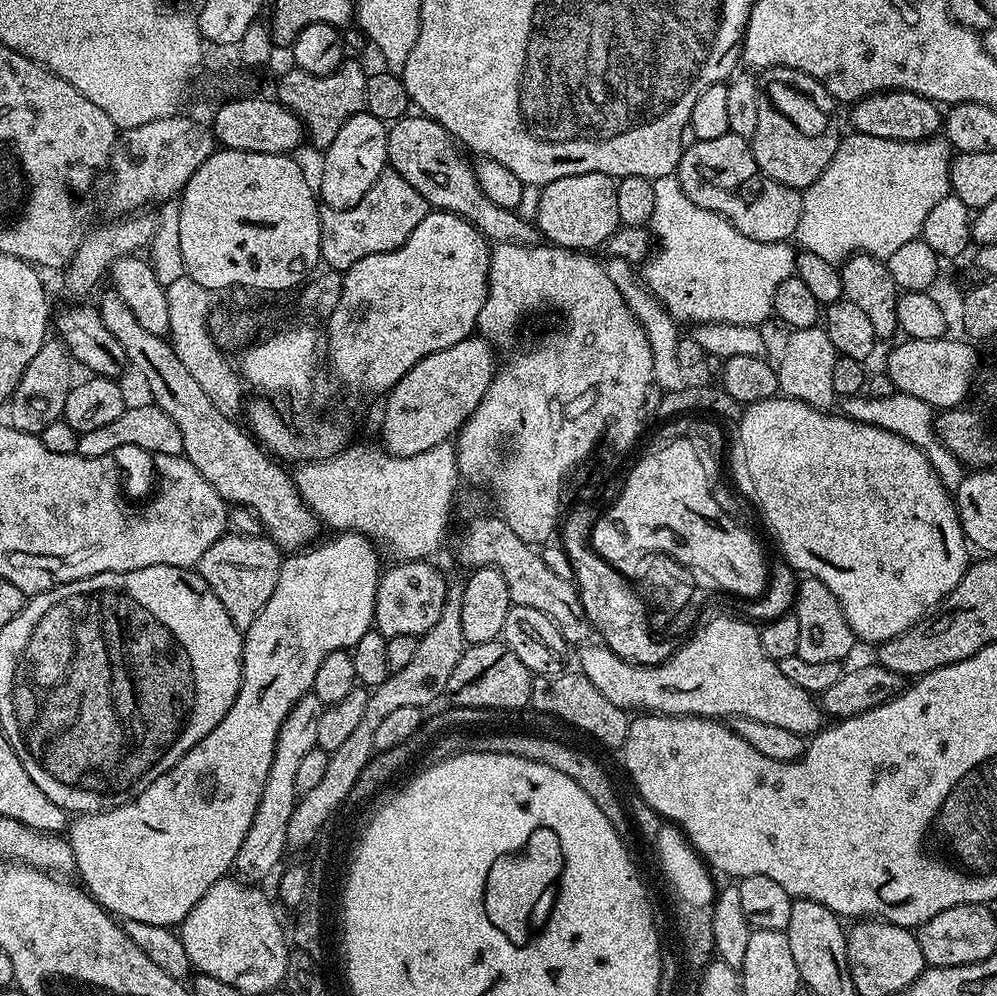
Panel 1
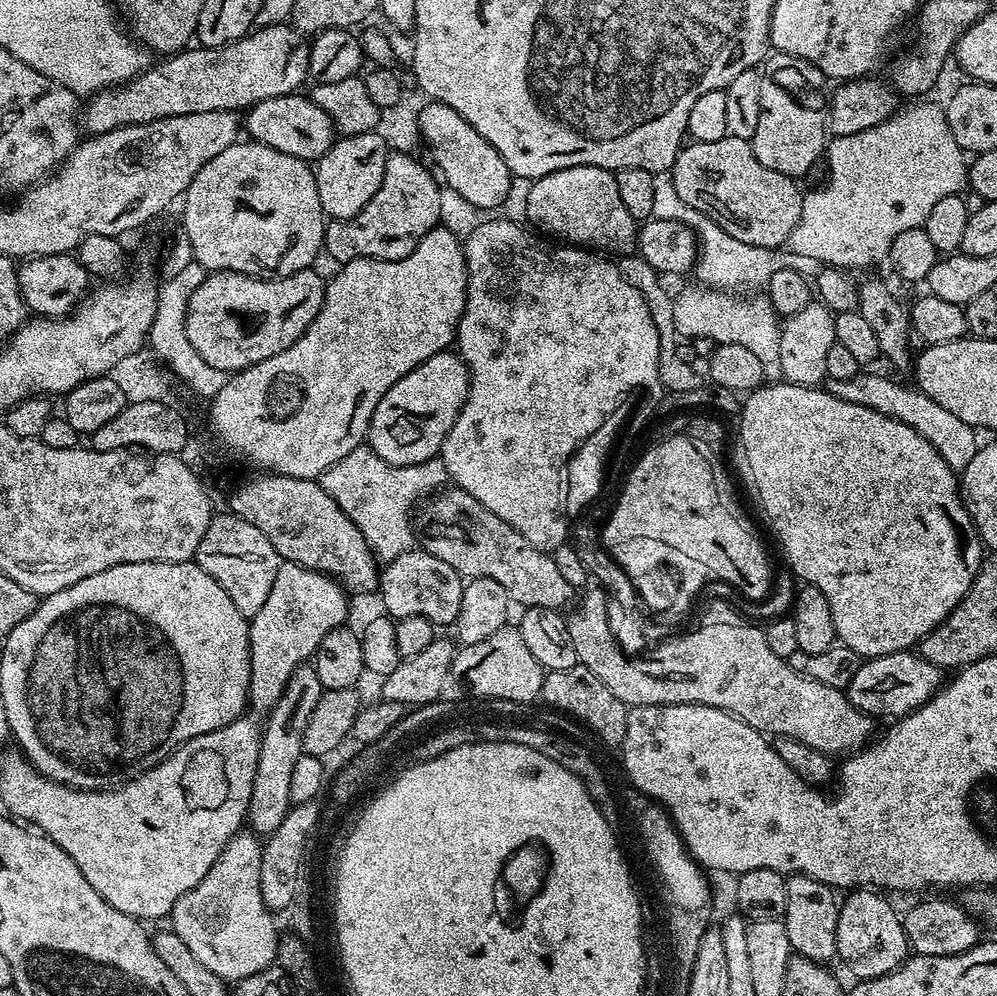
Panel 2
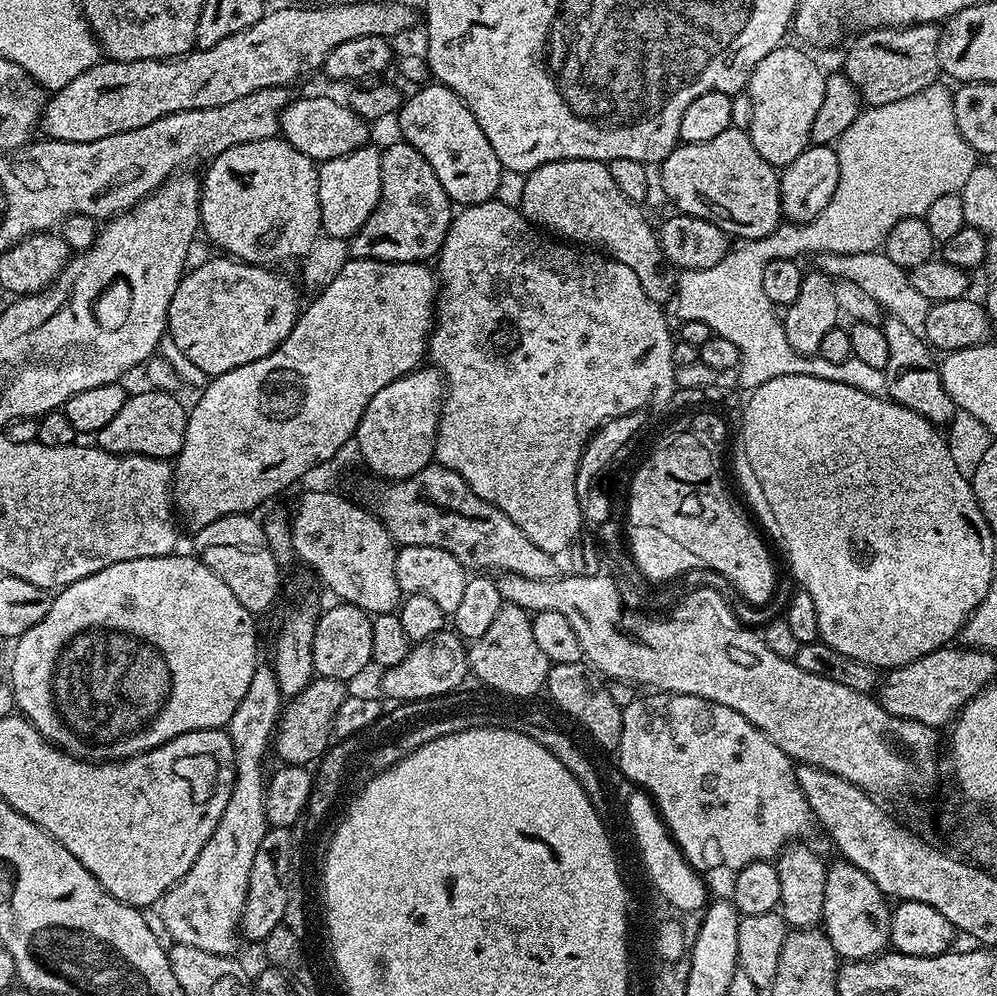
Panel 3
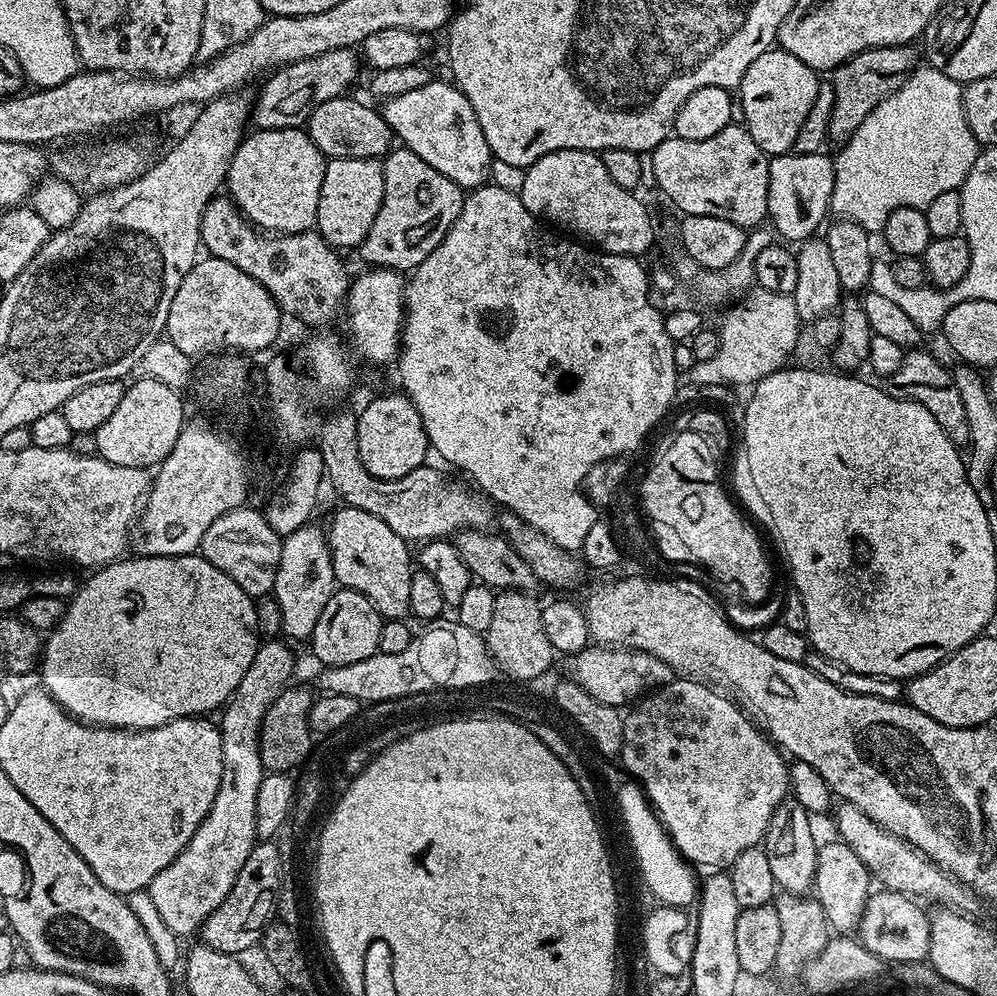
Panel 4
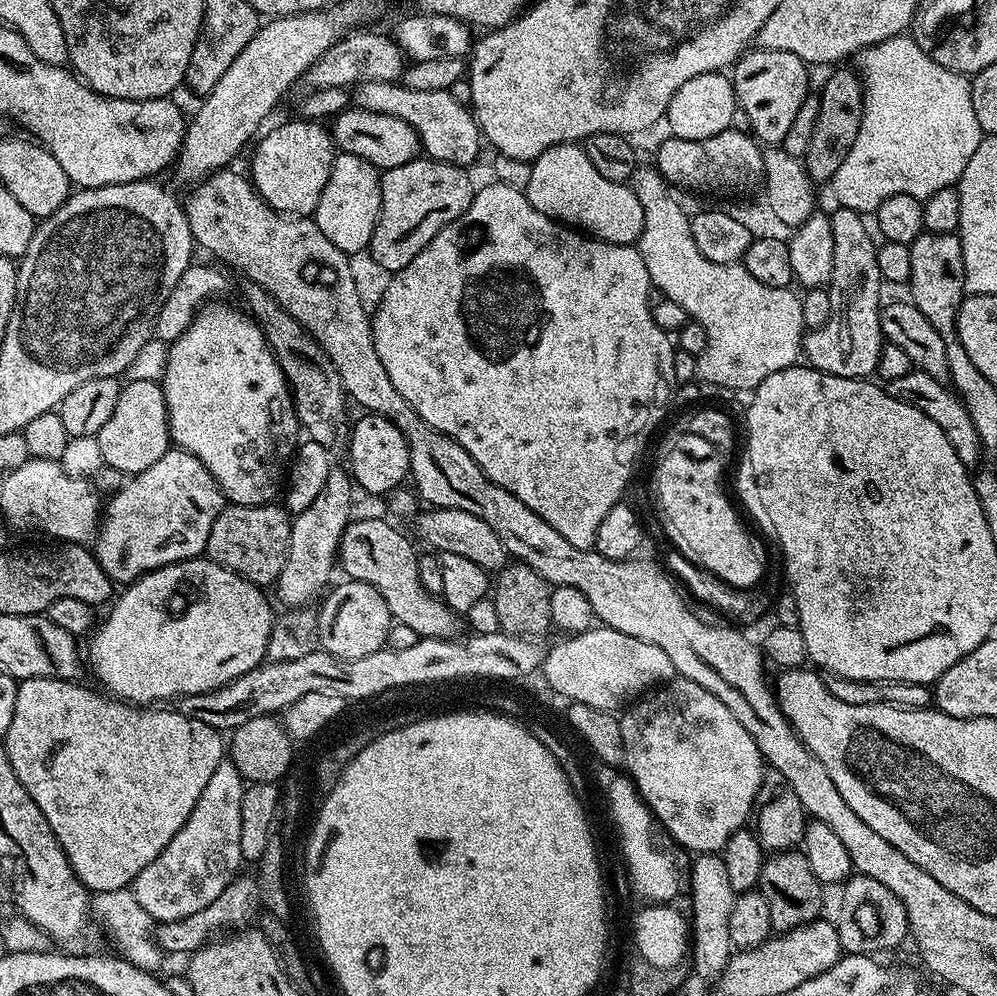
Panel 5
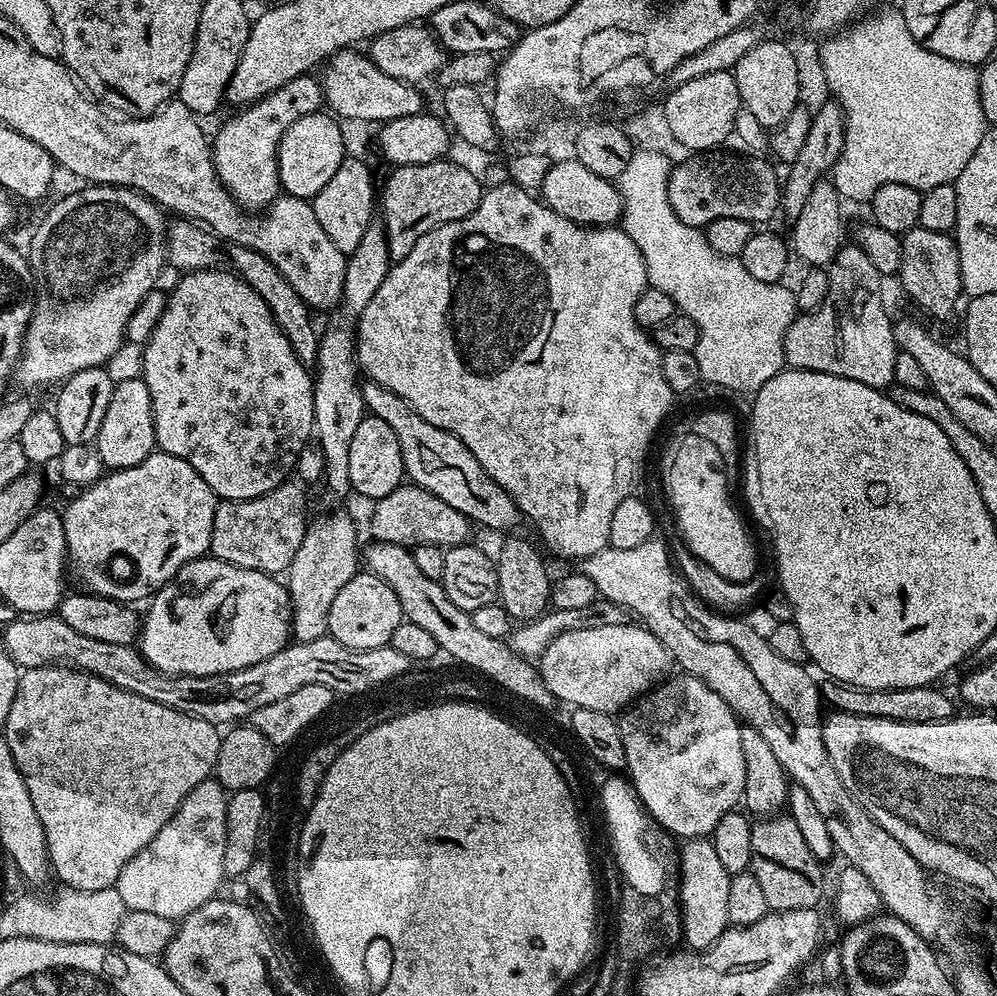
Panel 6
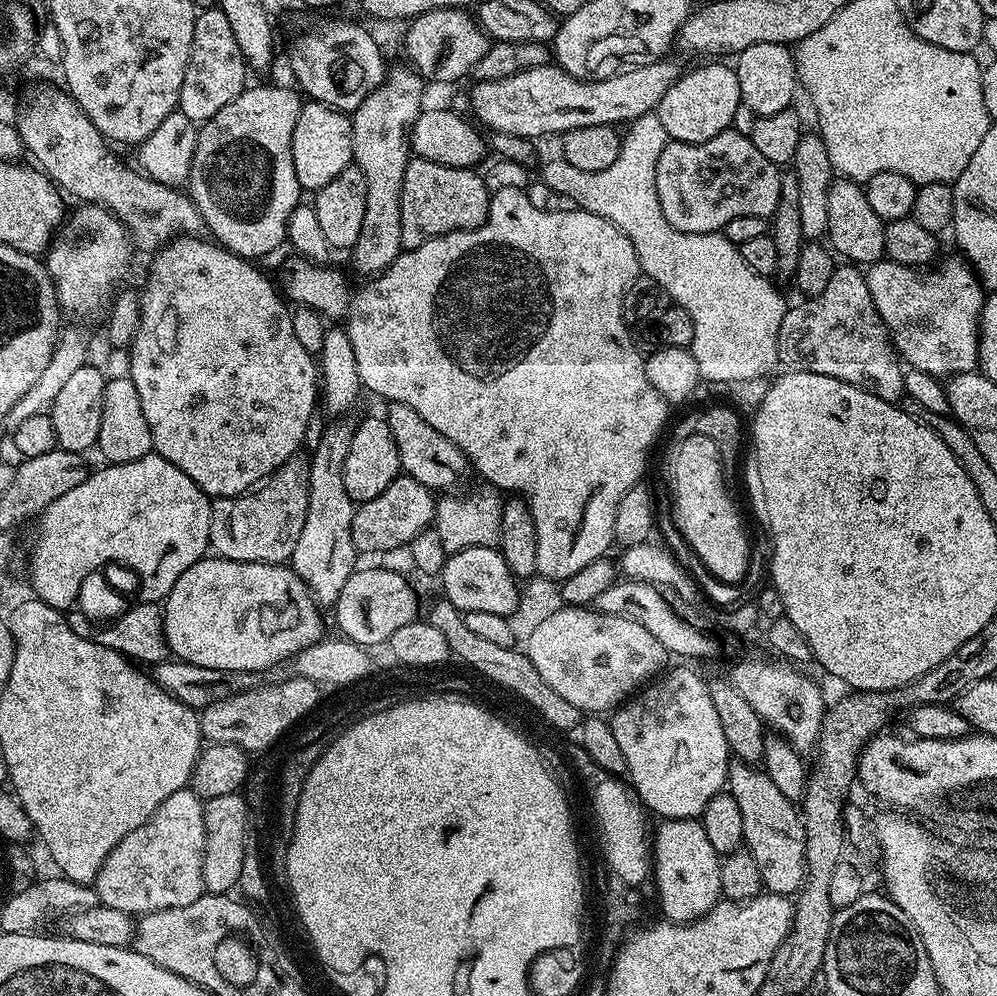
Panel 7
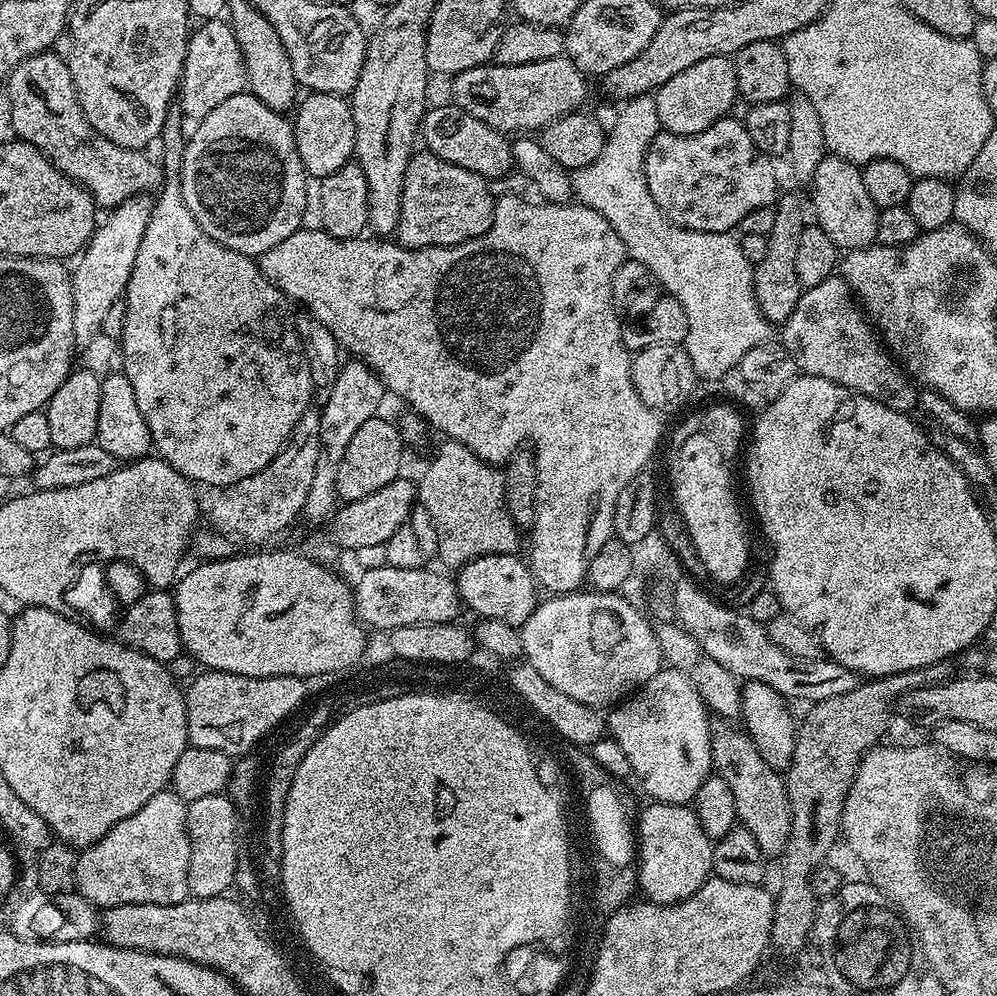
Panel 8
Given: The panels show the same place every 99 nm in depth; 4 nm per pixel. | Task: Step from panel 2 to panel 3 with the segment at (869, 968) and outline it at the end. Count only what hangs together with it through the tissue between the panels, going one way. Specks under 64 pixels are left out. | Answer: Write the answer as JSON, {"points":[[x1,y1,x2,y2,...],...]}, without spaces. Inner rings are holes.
{"points":[[837,859,837,864,829,863,826,874,826,902,824,903,824,919,822,930,830,938,837,957,849,960,871,960,873,956,879,956,881,952,889,947,888,921,890,919,890,904,884,892,874,886,874,878,858,866,851,864,849,860]]}

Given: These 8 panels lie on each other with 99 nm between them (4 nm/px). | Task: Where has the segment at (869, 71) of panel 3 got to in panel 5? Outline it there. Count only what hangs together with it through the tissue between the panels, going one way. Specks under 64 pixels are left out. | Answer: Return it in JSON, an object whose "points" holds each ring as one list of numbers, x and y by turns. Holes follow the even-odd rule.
{"points":[[840,66,828,76,828,81,824,84,824,89,818,92,820,101,818,102,818,122,814,122,814,134,810,134,810,146,802,158,805,170,813,182,831,181,834,174,838,174,838,166,842,166,842,161,846,154,850,154,850,146,854,146,854,138,858,138,858,130,862,126,862,114,864,113,864,85,857,73,852,72,848,66]]}

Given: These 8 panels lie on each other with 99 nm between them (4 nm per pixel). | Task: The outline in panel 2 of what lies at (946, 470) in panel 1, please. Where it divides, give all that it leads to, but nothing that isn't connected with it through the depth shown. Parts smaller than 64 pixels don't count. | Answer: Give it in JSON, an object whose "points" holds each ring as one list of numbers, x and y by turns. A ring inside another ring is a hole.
{"points":[[862,370,849,380,828,380,827,391,833,392,835,396,846,402,855,402,858,406,870,406,870,410,878,410,878,414,886,414,886,418,906,422,906,426,918,430,918,434,922,434,922,438,926,438,926,442,930,442,930,446,934,446,934,450,942,454,946,466,950,466,952,472,963,474,966,466,970,466,978,447,977,429,962,422,962,418,950,414,950,410,938,406,934,398,930,398,919,388,915,386,907,388,906,385,899,384,888,376,879,376,872,371,876,370]]}

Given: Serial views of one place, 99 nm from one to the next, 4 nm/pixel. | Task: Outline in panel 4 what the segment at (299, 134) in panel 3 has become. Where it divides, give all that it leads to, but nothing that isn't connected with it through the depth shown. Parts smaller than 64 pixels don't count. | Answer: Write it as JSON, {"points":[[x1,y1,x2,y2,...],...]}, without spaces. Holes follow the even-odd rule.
{"points":[[347,95,335,96,330,102,322,102,308,115,306,131,325,158,383,158,394,144,392,127,383,115,360,100,348,100]]}

